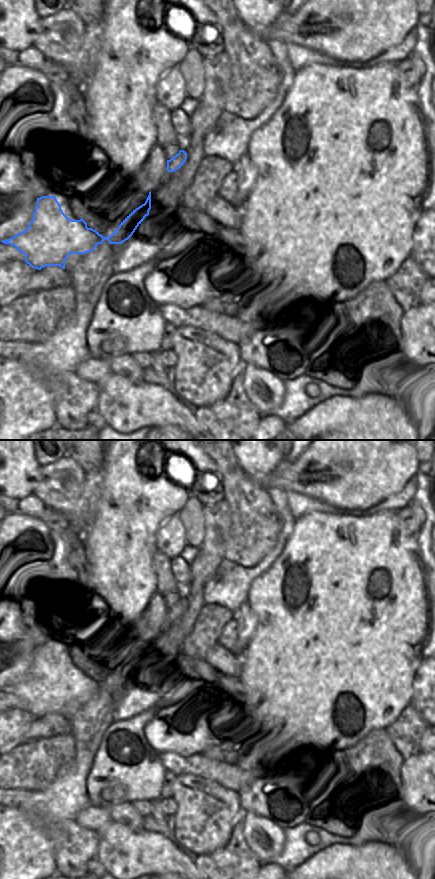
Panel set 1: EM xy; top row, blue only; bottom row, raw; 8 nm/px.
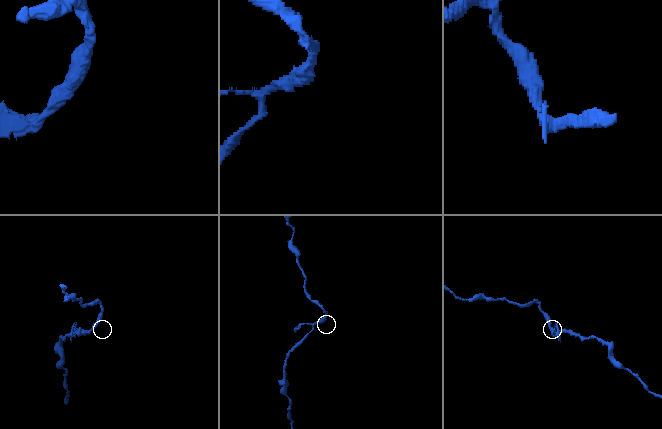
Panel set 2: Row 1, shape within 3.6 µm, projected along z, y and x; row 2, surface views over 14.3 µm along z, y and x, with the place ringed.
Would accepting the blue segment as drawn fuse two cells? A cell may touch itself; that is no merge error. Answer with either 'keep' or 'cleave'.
cleave

